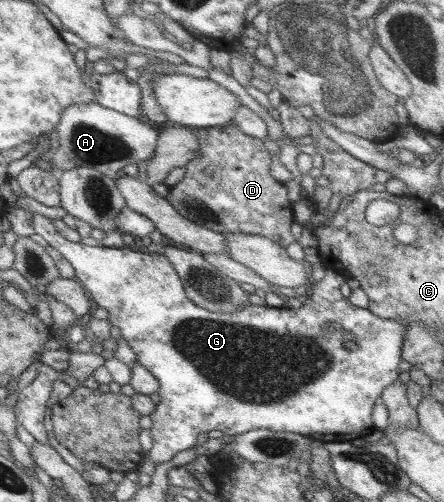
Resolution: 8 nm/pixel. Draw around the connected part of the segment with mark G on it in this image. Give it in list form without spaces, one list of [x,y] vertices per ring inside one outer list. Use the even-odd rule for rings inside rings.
[[[33,213],[34,233],[41,235],[49,247],[57,249],[59,255],[63,259],[67,259],[73,267],[74,280],[77,283],[81,283],[84,287],[87,297],[93,301],[95,309],[105,309],[107,311],[108,323],[117,327],[121,332],[121,338],[123,338],[129,347],[137,355],[137,364],[141,365],[146,371],[152,373],[157,379],[159,397],[161,402],[155,407],[155,411],[150,415],[152,419],[152,427],[150,428],[152,437],[153,448],[147,453],[149,460],[152,463],[167,464],[172,461],[172,458],[179,452],[185,451],[188,448],[193,448],[197,444],[197,437],[199,433],[208,433],[213,429],[221,431],[222,435],[241,435],[242,433],[255,430],[255,429],[267,429],[274,432],[289,432],[293,434],[299,434],[307,436],[309,438],[315,438],[320,435],[327,435],[327,441],[331,441],[331,437],[339,437],[339,435],[345,435],[347,437],[353,437],[353,439],[359,437],[365,437],[368,433],[375,430],[375,425],[371,421],[371,412],[373,412],[373,406],[379,403],[381,393],[389,385],[399,380],[399,363],[401,356],[401,349],[405,341],[406,328],[408,327],[408,321],[406,319],[380,319],[375,317],[371,311],[365,308],[353,307],[303,307],[299,306],[298,309],[288,309],[286,307],[267,307],[255,304],[245,305],[241,307],[240,311],[233,314],[219,314],[206,311],[205,308],[197,306],[191,299],[187,299],[185,295],[185,289],[183,289],[183,283],[177,275],[177,271],[173,269],[173,265],[169,263],[169,259],[164,254],[154,253],[141,253],[137,249],[134,251],[131,247],[127,248],[111,248],[106,246],[95,246],[88,248],[81,242],[73,243],[69,239],[65,239],[61,233],[57,233],[55,225],[53,225],[53,219],[48,218],[39,213]],[[333,323],[341,325],[343,327],[353,327],[351,331],[355,333],[355,341],[353,341],[353,335],[349,339],[343,339],[345,343],[343,345],[337,345],[337,343],[331,343],[331,339],[327,337],[327,331],[335,329]]]

